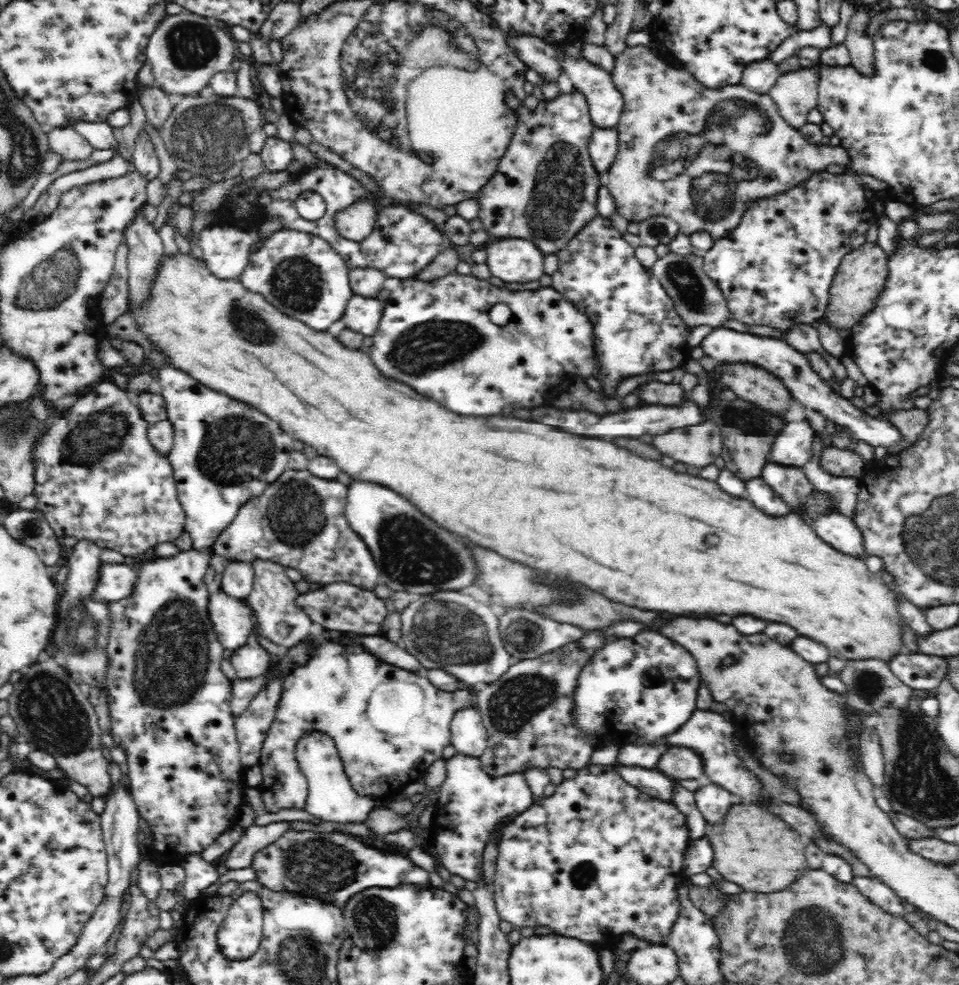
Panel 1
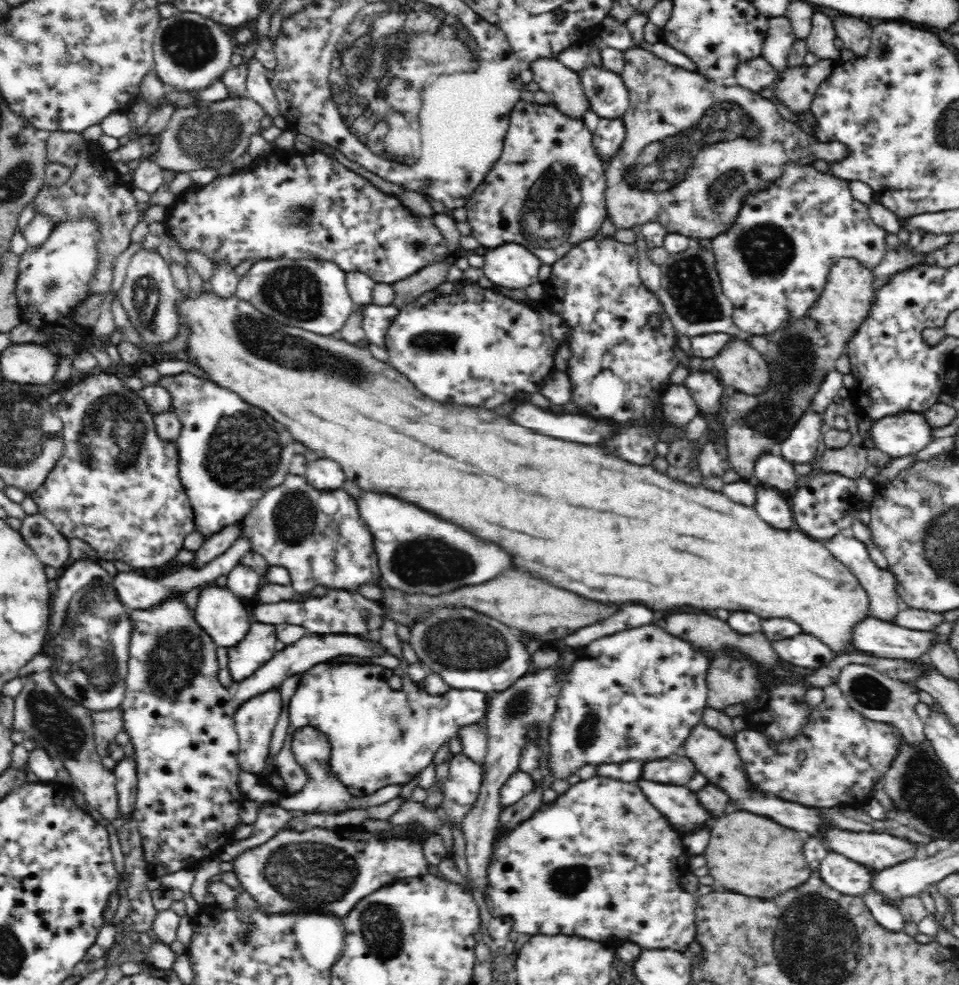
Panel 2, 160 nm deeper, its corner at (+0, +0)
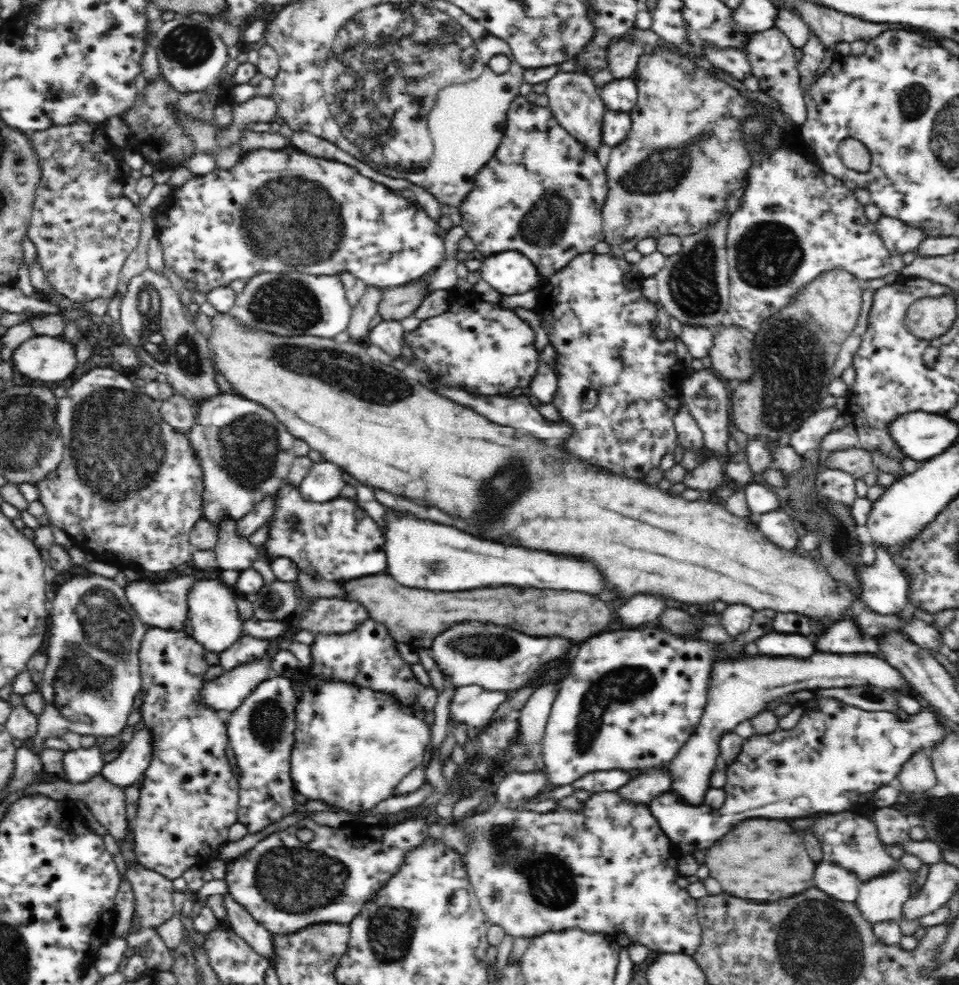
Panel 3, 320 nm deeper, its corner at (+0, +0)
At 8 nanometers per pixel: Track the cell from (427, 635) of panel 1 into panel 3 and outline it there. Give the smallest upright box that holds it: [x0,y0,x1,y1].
[430,621,574,748]

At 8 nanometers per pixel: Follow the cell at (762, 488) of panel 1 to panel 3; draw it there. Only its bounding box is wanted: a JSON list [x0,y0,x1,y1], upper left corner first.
[755,508,798,548]

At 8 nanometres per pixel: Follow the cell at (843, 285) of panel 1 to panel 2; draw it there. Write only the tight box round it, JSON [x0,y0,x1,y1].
[724,257,874,478]

